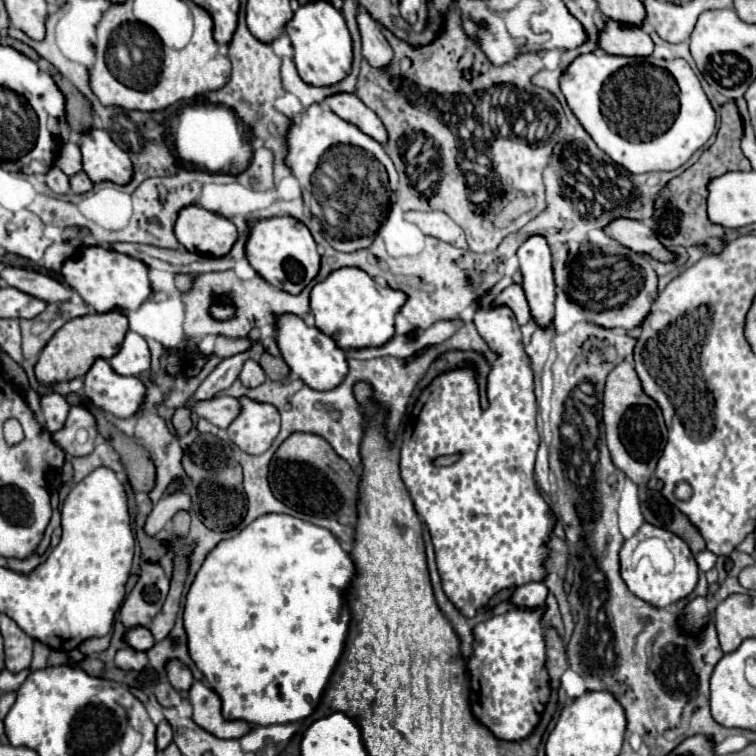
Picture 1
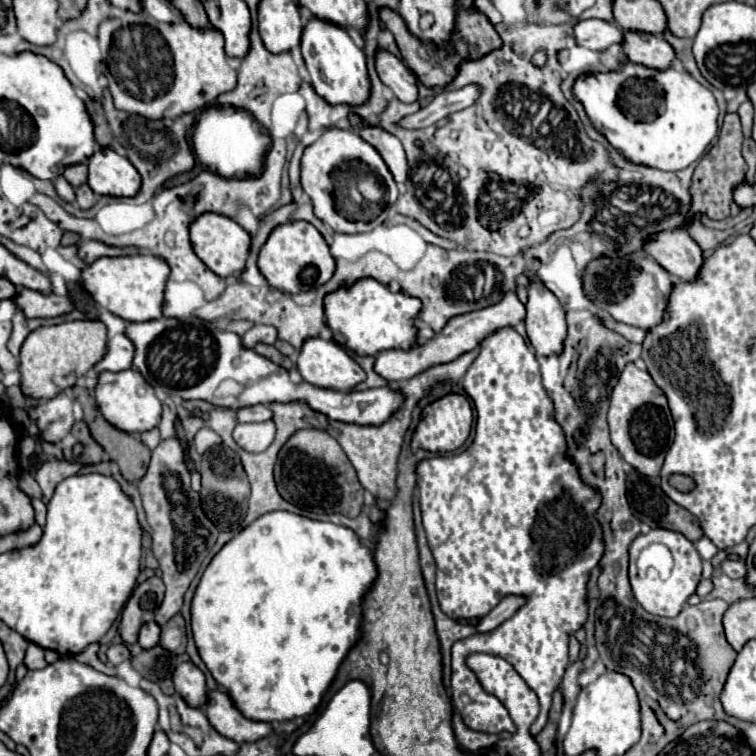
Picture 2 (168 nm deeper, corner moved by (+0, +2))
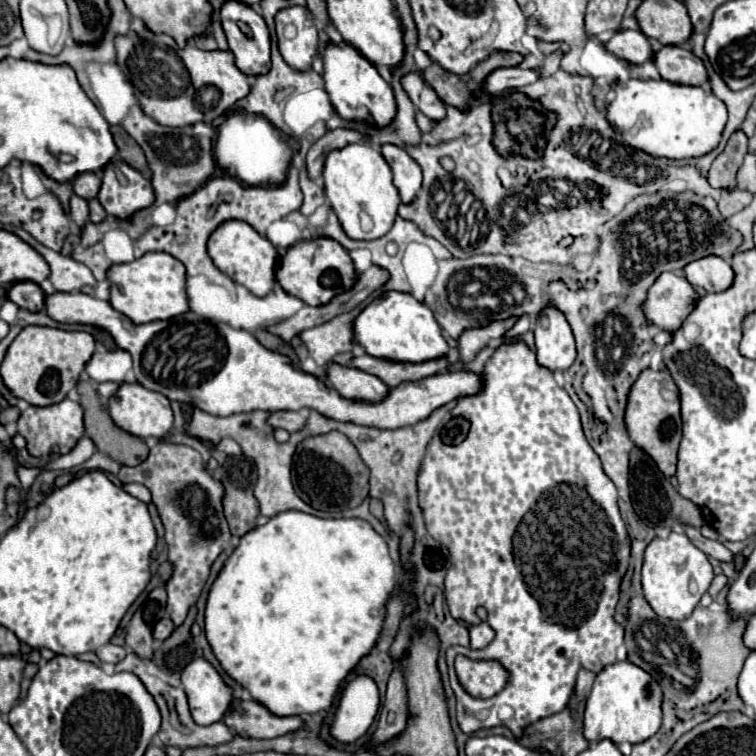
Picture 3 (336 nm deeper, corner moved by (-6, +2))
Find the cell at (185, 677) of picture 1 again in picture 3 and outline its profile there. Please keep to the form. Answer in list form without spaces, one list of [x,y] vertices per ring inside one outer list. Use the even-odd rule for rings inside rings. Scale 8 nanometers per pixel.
[[[197,658],[185,666],[181,684],[189,698],[191,716],[199,726],[209,726],[223,720],[231,704],[233,690],[205,658]]]

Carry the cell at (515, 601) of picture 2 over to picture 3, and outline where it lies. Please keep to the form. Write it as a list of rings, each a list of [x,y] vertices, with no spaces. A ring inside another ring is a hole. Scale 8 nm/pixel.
[[[481,622],[481,624],[469,628],[469,638],[471,638],[469,648],[479,650],[479,648],[485,648],[495,638],[495,632],[487,622]]]

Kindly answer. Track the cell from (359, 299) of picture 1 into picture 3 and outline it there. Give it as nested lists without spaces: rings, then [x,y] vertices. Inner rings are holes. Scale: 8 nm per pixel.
[[[385,292],[375,298],[355,320],[353,326],[355,340],[367,350],[373,358],[383,358],[389,362],[407,362],[419,364],[427,360],[437,360],[447,356],[449,344],[441,334],[433,312],[405,292]]]

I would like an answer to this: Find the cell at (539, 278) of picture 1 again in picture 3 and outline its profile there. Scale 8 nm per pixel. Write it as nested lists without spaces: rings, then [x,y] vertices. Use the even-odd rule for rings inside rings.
[[[545,308],[535,326],[537,362],[551,372],[567,370],[575,362],[575,340],[565,316],[555,308]]]

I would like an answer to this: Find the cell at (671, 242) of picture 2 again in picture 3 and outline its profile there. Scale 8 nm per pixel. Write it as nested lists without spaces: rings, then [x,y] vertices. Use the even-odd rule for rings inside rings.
[[[705,256],[695,260],[683,268],[683,274],[695,288],[705,292],[723,292],[731,286],[731,280],[735,280],[731,264],[719,256]]]

